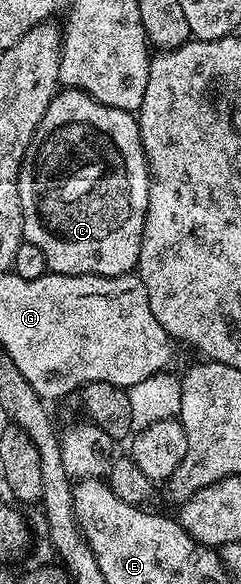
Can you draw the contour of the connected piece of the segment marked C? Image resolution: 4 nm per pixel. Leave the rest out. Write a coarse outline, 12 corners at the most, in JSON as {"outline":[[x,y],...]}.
{"outline":[[56,93],[19,172],[50,272],[122,277],[149,199],[136,114]]}

